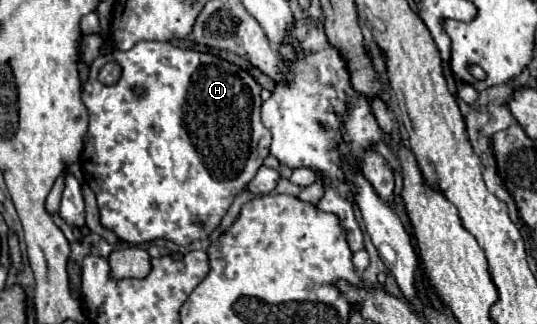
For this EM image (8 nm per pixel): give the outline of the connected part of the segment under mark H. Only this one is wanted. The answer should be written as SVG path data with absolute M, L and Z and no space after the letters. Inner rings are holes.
M140 41L128 51L112 51L110 55L98 57L90 65L90 77L88 77L88 81L84 85L84 93L82 93L82 99L88 109L88 117L90 117L90 125L88 125L88 133L84 137L84 149L82 149L82 167L84 167L86 183L96 193L102 227L114 231L120 241L130 243L130 245L150 243L156 239L168 239L176 245L188 245L196 239L208 239L212 235L212 231L220 225L220 221L222 221L224 213L228 211L228 207L232 205L234 197L242 189L246 189L246 185L254 179L256 171L260 169L264 157L270 153L272 135L260 121L260 107L262 107L260 91L262 91L262 87L252 79L252 75L248 71L236 67L234 63L228 63L212 53L182 49L168 41ZM108 61L118 61L122 65L122 79L110 87L102 85L98 81L98 71ZM136 83L142 83L142 95L136 93Z

